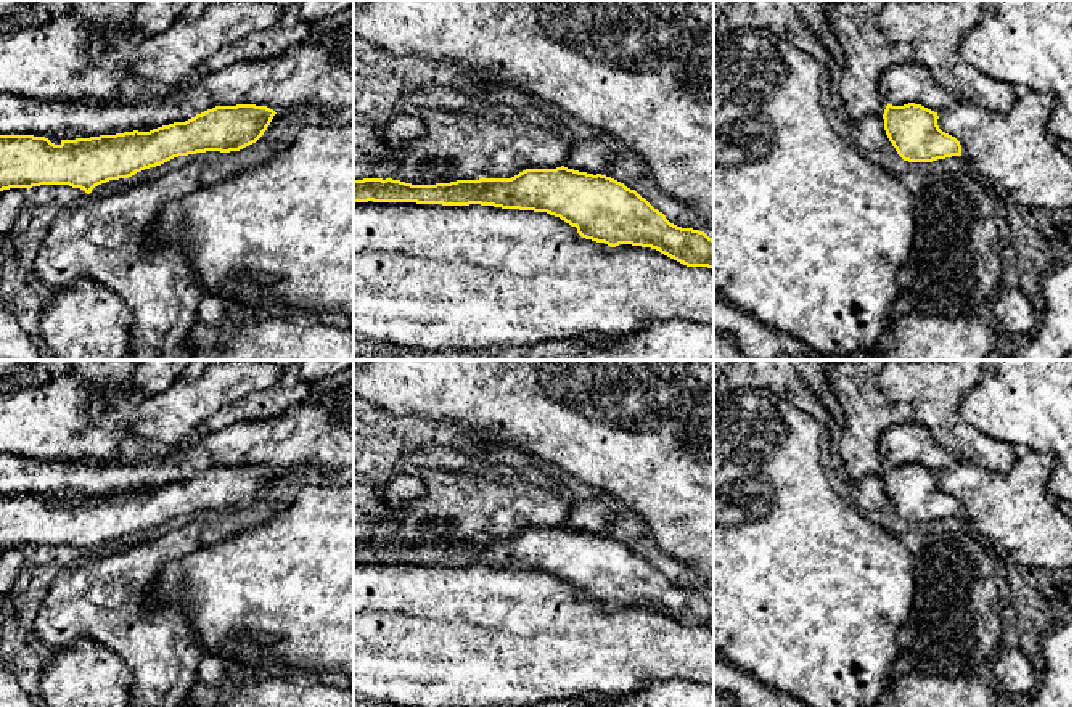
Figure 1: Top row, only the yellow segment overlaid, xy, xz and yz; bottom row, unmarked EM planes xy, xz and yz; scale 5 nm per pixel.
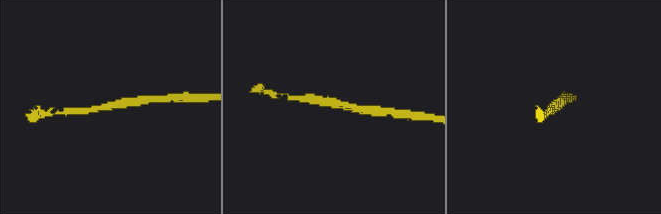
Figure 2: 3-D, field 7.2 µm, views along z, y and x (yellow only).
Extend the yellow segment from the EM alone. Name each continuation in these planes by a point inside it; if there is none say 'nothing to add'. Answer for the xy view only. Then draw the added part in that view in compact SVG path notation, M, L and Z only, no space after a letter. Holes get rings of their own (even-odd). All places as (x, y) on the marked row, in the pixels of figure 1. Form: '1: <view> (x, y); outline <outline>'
nothing to add

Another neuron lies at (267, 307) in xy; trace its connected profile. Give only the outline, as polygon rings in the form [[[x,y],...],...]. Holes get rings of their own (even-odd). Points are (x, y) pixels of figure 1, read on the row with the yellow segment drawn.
[[[260,299],[251,305],[251,312],[262,317],[294,317],[297,320],[304,320],[307,323],[317,323],[323,320],[330,320],[326,317],[318,315],[312,310],[304,310],[301,307],[288,307],[283,302],[275,299]]]

